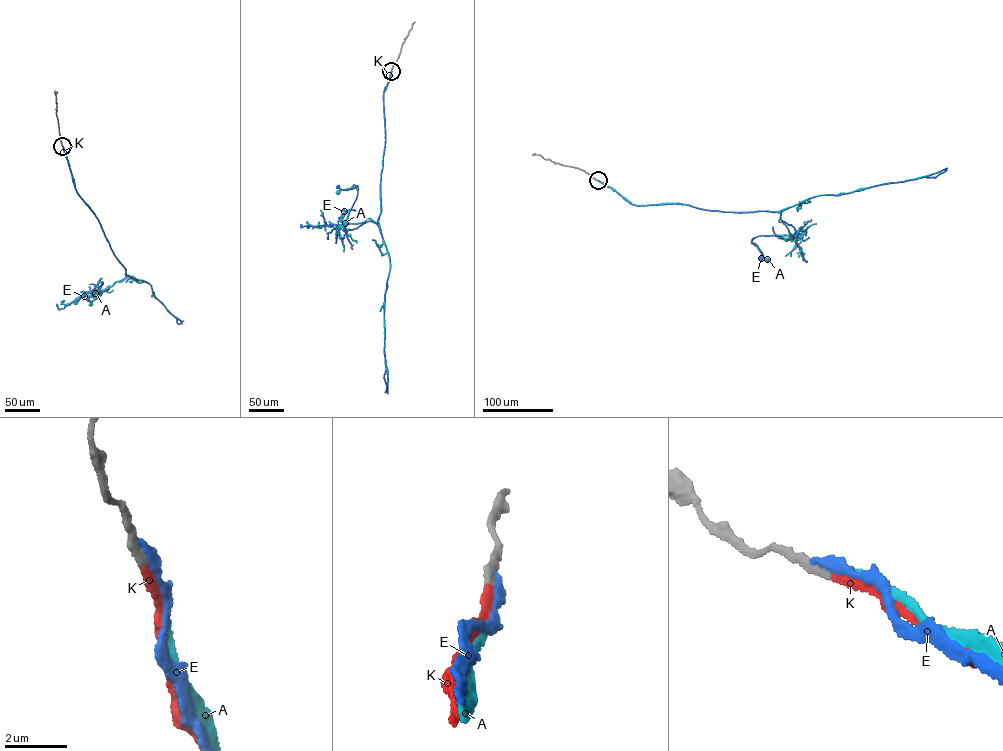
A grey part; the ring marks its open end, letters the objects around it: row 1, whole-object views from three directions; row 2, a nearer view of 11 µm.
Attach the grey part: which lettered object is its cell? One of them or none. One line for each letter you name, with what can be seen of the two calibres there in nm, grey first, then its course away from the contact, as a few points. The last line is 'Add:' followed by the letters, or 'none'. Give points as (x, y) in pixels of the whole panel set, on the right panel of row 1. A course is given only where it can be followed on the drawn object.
K: calibres 280 and 260 nm
Add: K

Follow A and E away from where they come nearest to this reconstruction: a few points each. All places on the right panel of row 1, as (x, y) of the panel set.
A: (598, 180), (637, 205), (778, 211), (792, 236), (751, 242), (767, 259)
E: (597, 180), (637, 205), (779, 212), (795, 232), (753, 238), (760, 258)

